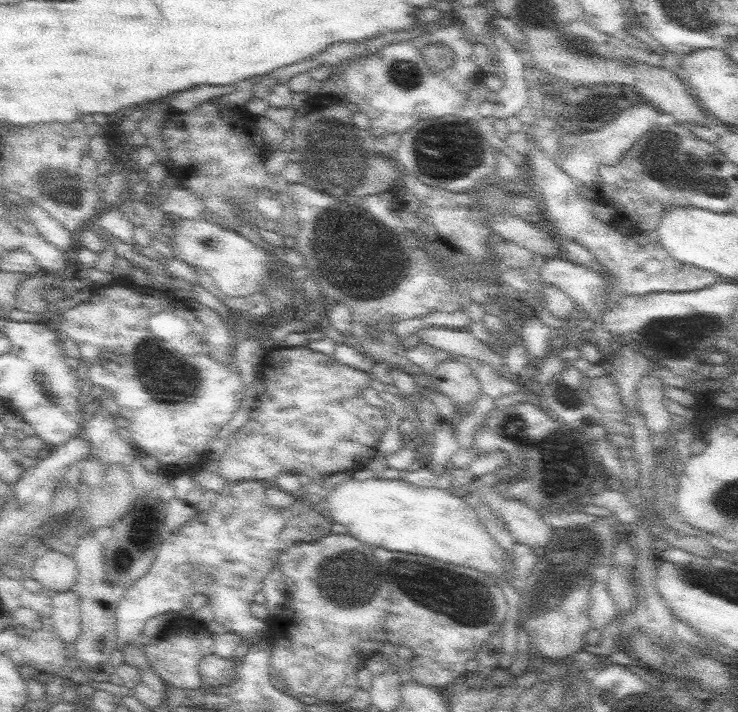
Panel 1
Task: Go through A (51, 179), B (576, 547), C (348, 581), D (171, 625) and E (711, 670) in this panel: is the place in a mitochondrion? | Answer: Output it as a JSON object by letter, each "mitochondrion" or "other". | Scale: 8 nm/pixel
{"A":"mitochondrion","B":"mitochondrion","C":"mitochondrion","D":"other","E":"other"}

